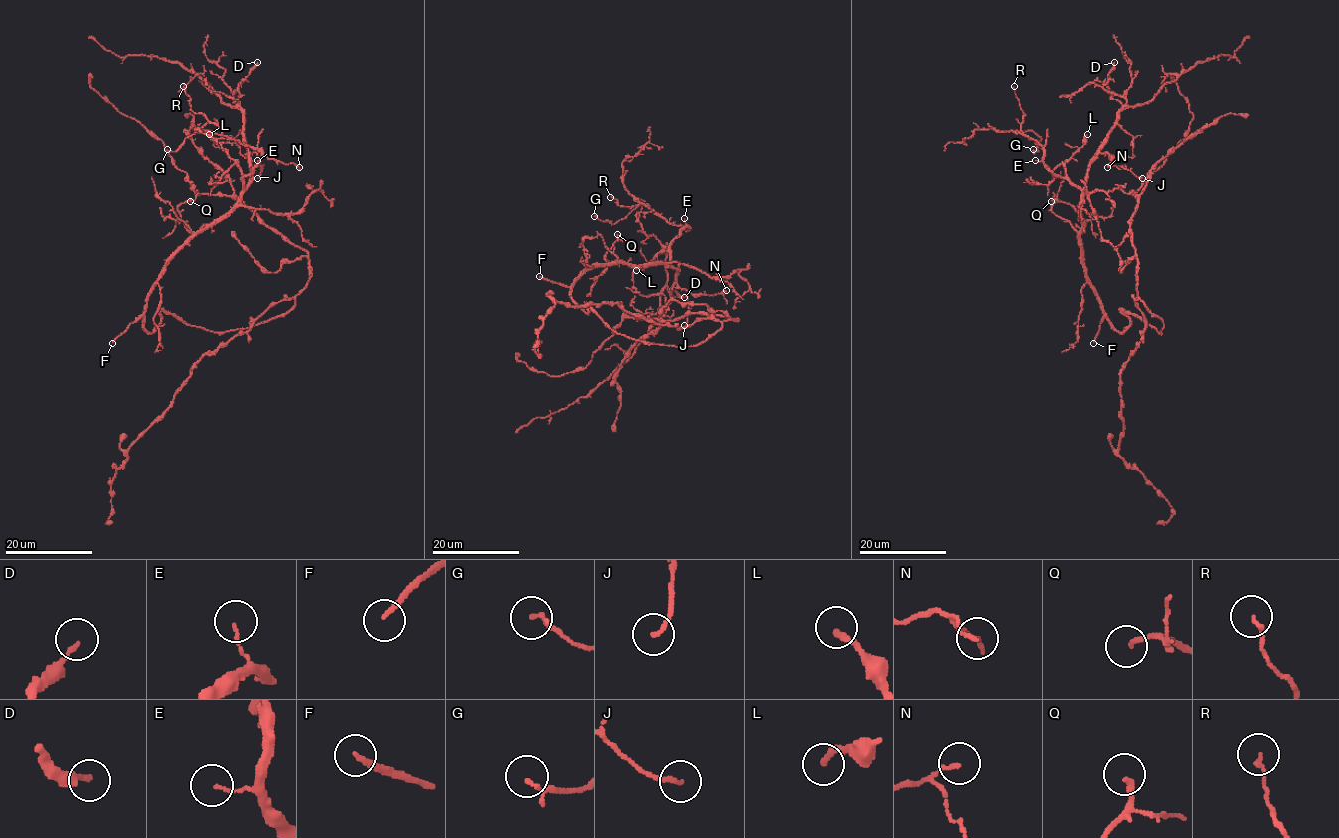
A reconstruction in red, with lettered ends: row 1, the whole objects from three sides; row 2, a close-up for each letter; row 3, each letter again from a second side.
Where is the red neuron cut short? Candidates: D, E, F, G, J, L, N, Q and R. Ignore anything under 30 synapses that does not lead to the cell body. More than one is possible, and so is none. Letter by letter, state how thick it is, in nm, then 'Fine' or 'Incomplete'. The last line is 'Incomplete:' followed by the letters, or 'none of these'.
D: Thickness 150 nm. Fine
E: Thickness 90 nm. Fine
F: Thickness 170 nm. Incomplete
G: Thickness 90 nm. Fine
J: Thickness 140 nm. Fine
L: Thickness 240 nm. Fine
N: Thickness 120 nm. Fine
Q: Thickness 170 nm. Fine
R: Thickness 130 nm. Fine
Incomplete: F

